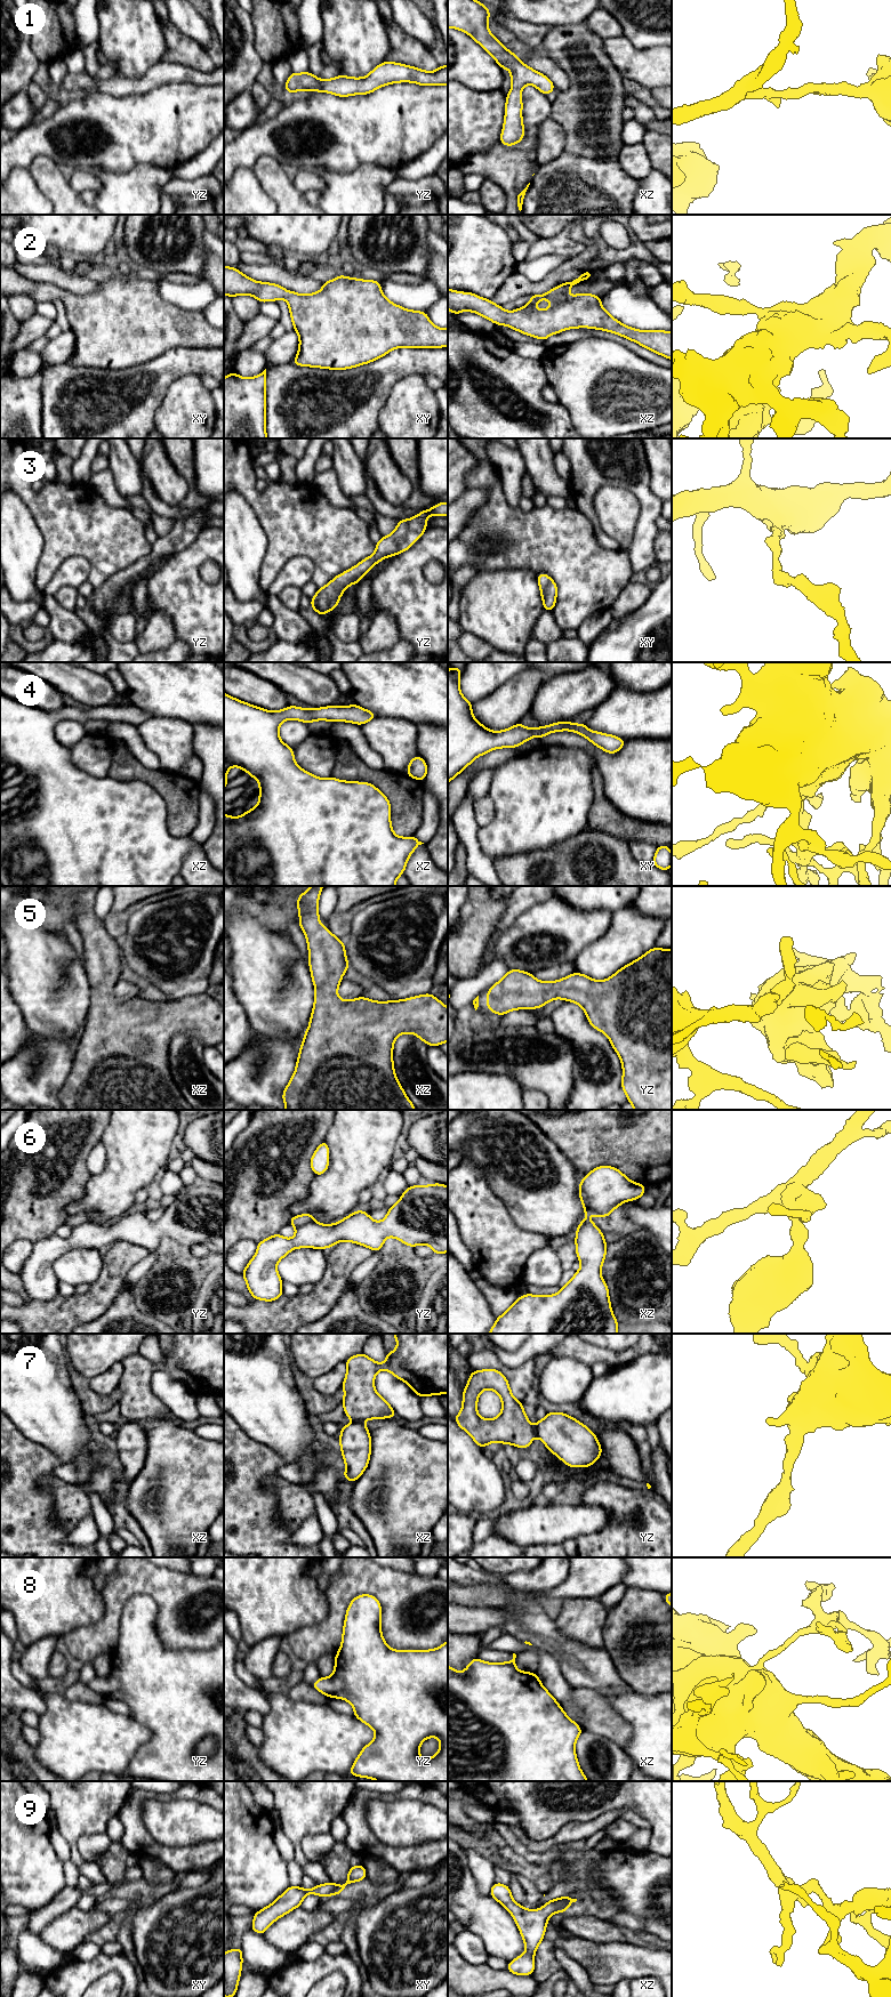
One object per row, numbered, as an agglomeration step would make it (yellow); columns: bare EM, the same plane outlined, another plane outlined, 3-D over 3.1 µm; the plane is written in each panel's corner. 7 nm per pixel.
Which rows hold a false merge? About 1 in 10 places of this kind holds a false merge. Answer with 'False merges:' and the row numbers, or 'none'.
False merges: none

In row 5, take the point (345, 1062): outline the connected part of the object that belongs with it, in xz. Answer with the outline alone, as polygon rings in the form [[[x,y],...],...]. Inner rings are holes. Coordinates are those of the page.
[[[311,886],[297,900],[299,926],[307,940],[308,966],[315,996],[296,1070],[282,1094],[286,1110],[416,1110],[395,1076],[393,1045],[401,1033],[414,1033],[428,1046],[447,1042],[448,1007],[432,993],[392,1001],[374,1001],[362,996],[352,1000],[342,1000],[337,996],[338,987],[350,966],[345,944],[329,932],[327,926],[318,923],[320,920],[318,903],[322,889],[323,886]]]

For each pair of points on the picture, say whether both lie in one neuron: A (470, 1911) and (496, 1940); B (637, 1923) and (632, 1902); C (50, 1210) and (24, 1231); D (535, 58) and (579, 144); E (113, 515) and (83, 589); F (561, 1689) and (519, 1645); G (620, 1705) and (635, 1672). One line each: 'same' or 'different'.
A: same
B: different
C: same
D: different
E: different
F: same
G: different

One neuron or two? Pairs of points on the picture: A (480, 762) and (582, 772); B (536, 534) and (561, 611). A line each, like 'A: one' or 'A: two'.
A: two
B: one

